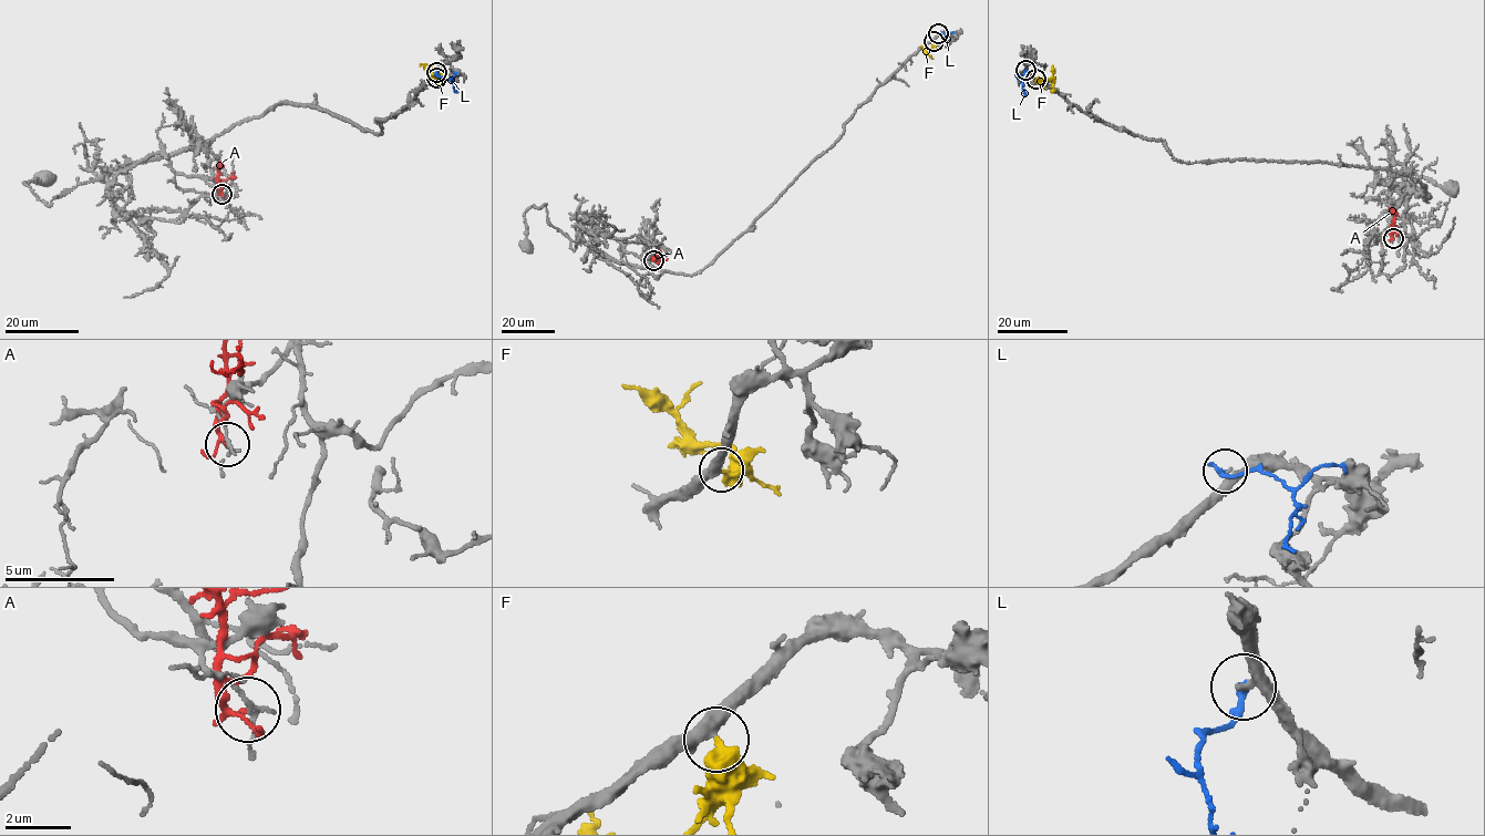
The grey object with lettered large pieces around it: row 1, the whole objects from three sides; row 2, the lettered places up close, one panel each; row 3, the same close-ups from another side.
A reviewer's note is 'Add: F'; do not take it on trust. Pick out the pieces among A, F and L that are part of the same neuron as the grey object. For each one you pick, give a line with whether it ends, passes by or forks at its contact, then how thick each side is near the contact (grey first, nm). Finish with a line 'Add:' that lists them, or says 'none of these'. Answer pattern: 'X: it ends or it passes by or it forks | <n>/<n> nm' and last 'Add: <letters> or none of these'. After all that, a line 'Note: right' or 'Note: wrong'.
F: it ends | 420/400 nm
Add: F
Note: right

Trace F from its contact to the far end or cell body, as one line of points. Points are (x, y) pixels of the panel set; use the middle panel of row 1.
F: (934, 41), (934, 47), (925, 53), (932, 59)

